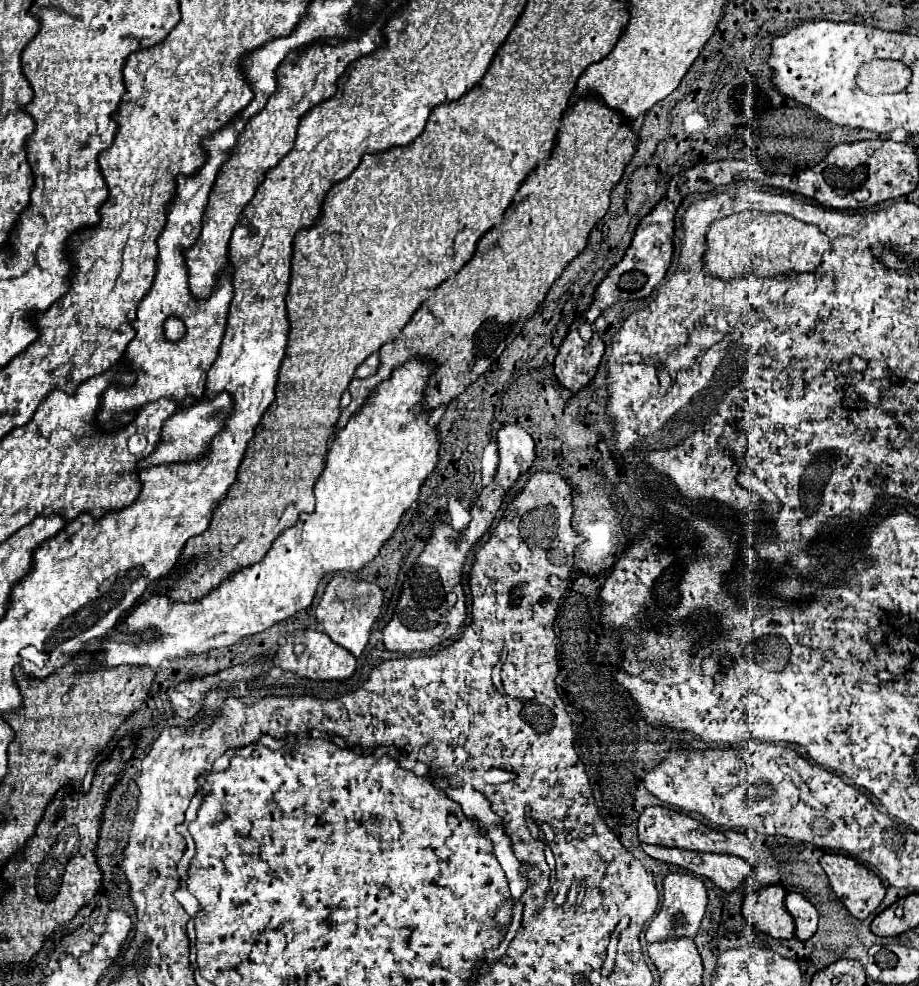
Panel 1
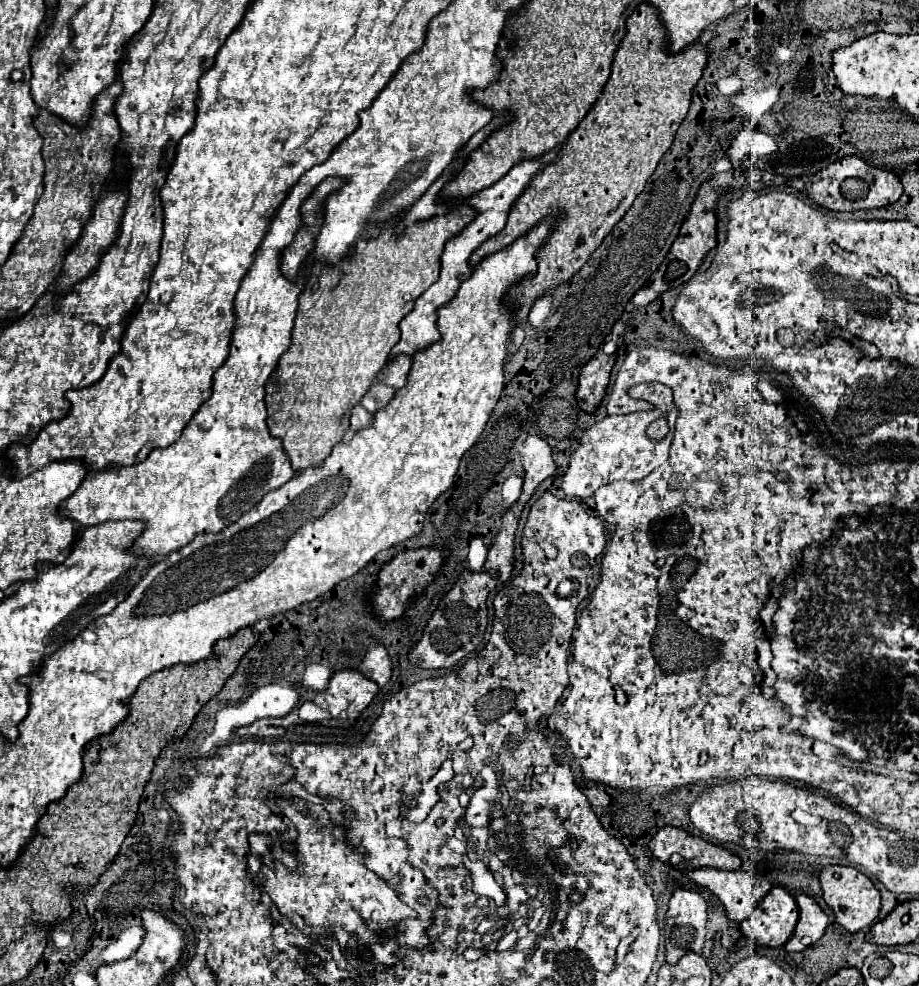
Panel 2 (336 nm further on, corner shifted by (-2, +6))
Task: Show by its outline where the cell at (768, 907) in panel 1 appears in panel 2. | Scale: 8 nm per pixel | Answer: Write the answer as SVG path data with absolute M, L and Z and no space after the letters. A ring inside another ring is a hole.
M772 888L740 926L742 932L760 946L780 948L792 936L798 920L798 904L784 888Z

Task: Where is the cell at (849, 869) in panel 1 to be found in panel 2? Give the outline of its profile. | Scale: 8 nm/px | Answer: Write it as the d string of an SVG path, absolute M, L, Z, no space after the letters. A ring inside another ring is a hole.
M826 866L820 872L820 886L822 886L822 898L832 908L836 922L846 928L848 932L858 932L866 926L870 926L880 912L880 892L872 884L868 876L864 876L860 870L852 866Z

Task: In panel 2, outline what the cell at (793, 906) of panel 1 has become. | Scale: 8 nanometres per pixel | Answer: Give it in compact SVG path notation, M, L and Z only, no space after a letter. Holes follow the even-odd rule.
M802 894L796 898L796 902L800 906L800 918L798 918L794 934L784 944L788 952L800 952L808 948L810 944L818 942L828 926L828 916L822 912L822 908L816 904L814 898Z

